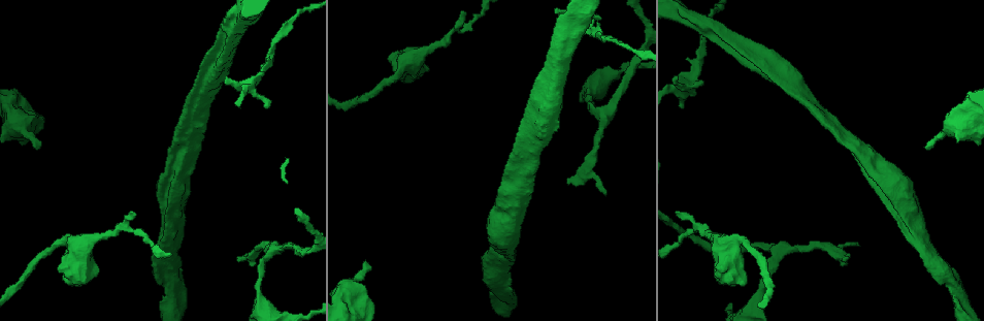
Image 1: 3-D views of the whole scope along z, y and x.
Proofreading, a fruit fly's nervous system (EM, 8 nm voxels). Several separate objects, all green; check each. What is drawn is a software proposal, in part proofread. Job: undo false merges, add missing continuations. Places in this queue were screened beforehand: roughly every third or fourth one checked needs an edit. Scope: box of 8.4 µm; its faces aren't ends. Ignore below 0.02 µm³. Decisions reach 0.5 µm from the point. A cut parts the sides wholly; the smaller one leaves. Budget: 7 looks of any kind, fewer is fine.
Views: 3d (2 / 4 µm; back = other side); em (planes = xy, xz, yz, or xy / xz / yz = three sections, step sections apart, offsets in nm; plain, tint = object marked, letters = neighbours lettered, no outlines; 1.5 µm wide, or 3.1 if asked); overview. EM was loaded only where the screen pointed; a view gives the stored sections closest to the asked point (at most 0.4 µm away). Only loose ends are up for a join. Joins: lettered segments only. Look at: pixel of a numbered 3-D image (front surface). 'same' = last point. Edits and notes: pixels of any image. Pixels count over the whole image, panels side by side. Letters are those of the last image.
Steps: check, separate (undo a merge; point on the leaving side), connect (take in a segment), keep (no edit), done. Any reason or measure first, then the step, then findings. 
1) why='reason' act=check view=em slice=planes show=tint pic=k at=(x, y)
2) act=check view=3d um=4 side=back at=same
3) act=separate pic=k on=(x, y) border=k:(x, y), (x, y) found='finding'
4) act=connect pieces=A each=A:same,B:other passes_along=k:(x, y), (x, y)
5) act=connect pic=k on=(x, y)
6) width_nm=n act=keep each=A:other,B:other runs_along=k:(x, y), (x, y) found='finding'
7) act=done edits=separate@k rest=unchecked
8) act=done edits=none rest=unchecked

why='thin end' act=check view=em slice=planes show=letters pic=1 at=(228, 78)

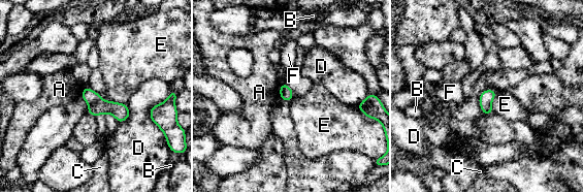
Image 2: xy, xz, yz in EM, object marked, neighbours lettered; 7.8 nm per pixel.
width_nm=100 act=keep each=A:other,B:other,C:other,D:other,E:other,F:other runs_along=2:(85, 91), (100, 106), (126, 115) found='none of them fits'

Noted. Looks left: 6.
why='an open end' act=check view=3d um=2 pic=1 at=(365, 265)

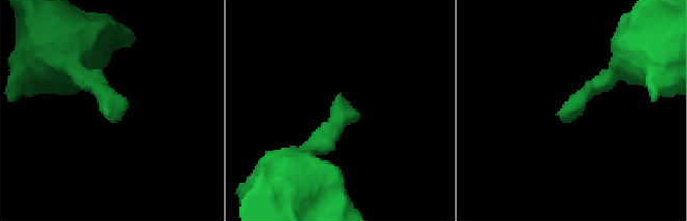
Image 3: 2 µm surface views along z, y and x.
act=check view=em slice=planes show=tint pic=3 at=(345, 102)

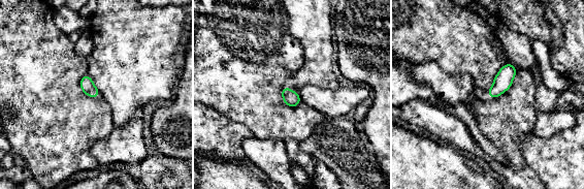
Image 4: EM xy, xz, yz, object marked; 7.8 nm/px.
why='see the neighbours' act=check view=em slice=planes show=letters at=same

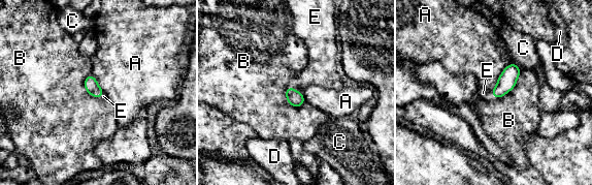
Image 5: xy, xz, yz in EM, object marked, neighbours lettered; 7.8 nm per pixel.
act=connect pieces=E each=A:other,B:other,C:other,D:other,E:same found='it goes on there'

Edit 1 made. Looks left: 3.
why='calibre changes' act=check view=3d um=4 side=back pic=1 at=(173, 207)

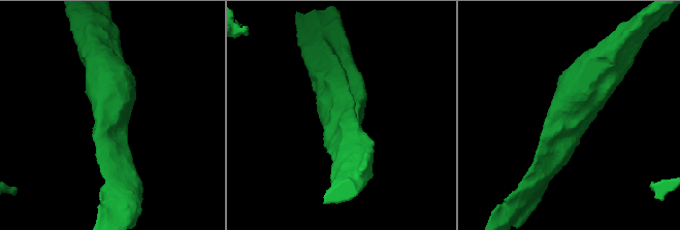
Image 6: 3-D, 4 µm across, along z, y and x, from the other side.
why='now the EM' act=check view=em slice=planes show=tint pic=6 at=(566, 116)

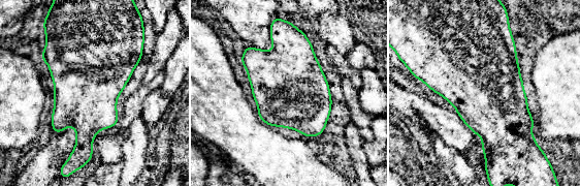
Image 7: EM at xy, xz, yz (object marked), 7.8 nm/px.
why='what lies round it' act=check view=em slice=planes show=letters at=same

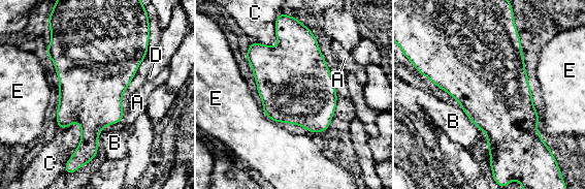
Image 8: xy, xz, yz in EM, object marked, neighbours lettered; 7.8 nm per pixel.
width_nm=550 act=keep each=A:other,B:other,C:other,D:other,E:other border=8:(76, 121), (80, 142), (70, 157) found='all the same neuron'

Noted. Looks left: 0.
act=done edits=connect@5 rest=unchecked

